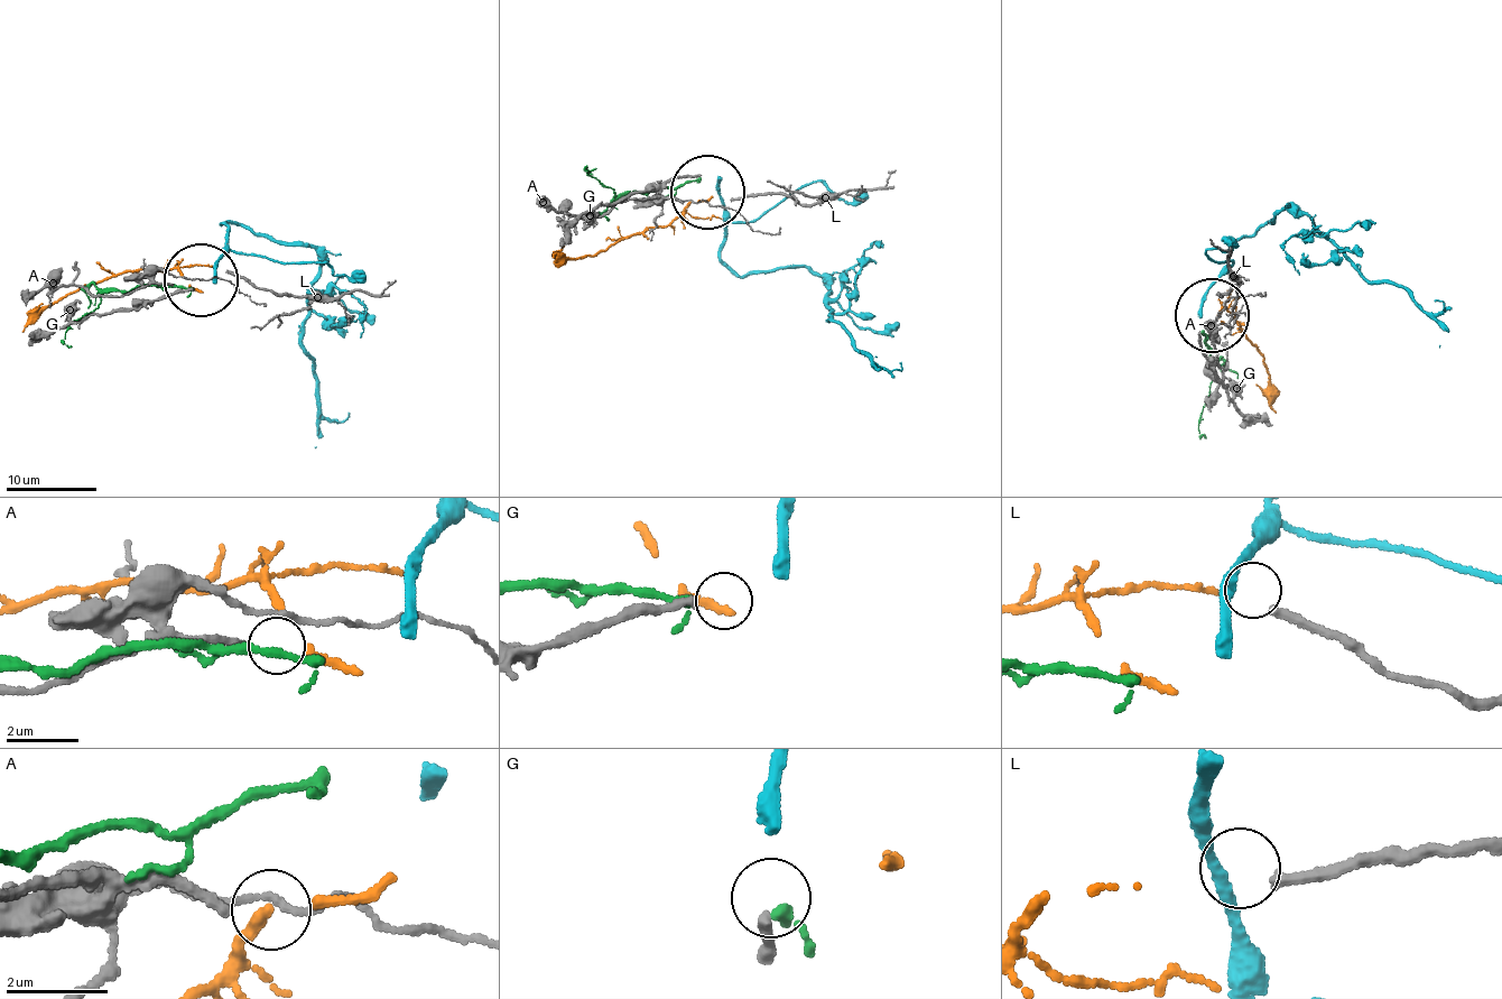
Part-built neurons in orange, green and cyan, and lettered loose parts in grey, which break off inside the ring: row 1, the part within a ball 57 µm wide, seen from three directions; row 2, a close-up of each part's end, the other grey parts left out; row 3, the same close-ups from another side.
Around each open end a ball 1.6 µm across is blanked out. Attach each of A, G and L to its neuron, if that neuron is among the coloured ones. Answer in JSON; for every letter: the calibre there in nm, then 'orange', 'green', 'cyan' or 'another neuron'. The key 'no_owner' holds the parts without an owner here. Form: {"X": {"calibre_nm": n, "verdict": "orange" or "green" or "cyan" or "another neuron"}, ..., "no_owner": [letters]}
{"A": {"calibre_nm": 120, "verdict": "another neuron"}, "G": {"calibre_nm": 200, "verdict": "another neuron"}, "L": {"calibre_nm": 240, "verdict": "another neuron"}, "no_owner": ["A", "G", "L"]}

